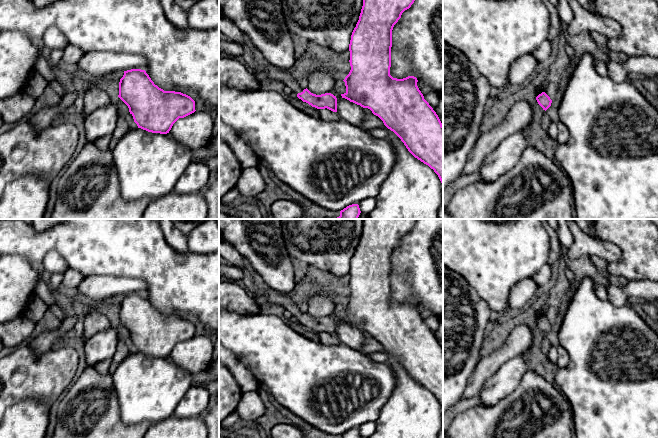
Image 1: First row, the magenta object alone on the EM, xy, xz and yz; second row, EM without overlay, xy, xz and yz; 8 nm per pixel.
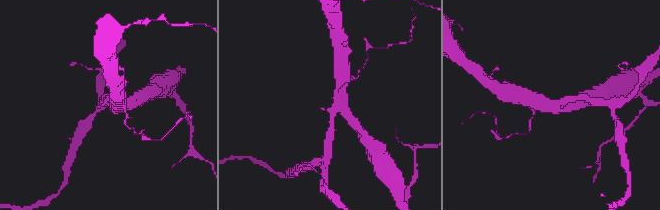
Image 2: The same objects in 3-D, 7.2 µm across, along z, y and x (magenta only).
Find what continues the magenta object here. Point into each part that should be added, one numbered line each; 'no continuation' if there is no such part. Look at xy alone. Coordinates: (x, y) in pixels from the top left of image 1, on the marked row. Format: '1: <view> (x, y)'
no continuation

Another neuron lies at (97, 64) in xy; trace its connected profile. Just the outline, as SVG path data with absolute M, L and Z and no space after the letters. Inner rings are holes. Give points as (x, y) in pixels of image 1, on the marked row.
M93 51L85 53L76 65L76 74L98 79L116 71L145 70L147 59L138 54Z

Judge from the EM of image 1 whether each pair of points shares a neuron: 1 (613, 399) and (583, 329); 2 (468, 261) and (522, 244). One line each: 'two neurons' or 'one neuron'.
1: one neuron
2: one neuron

